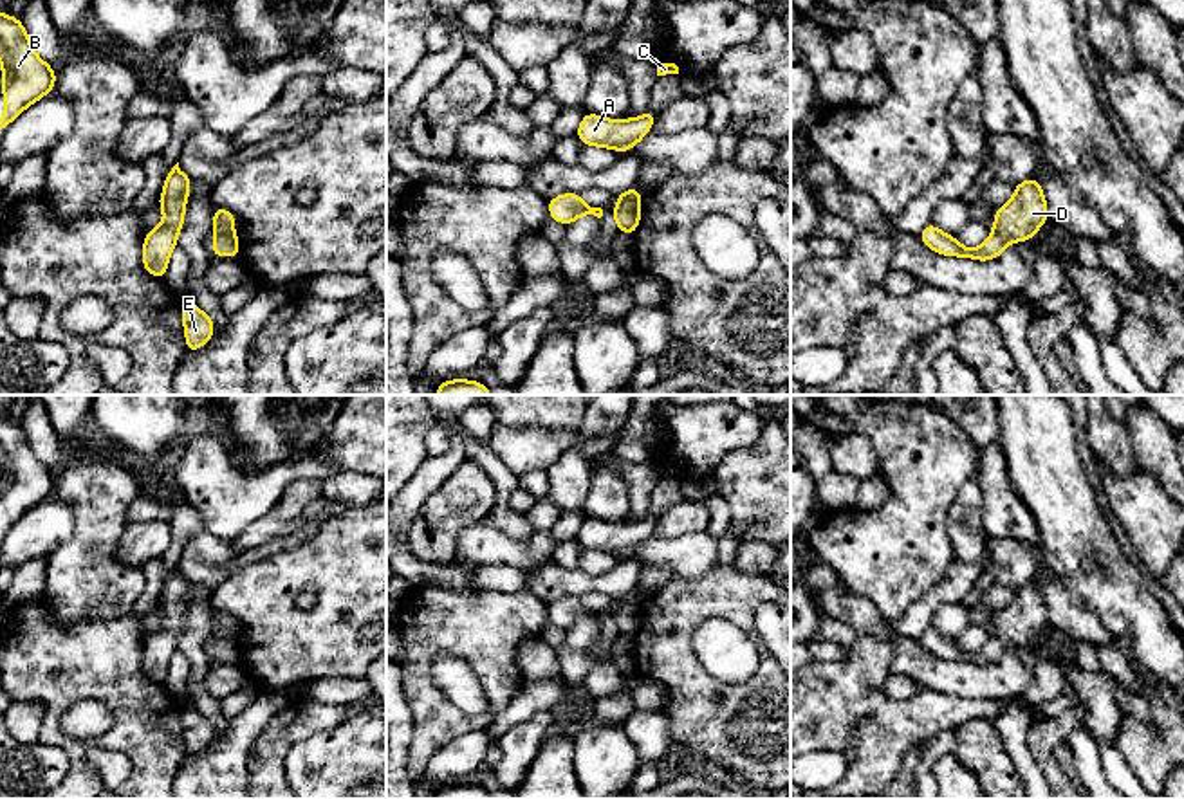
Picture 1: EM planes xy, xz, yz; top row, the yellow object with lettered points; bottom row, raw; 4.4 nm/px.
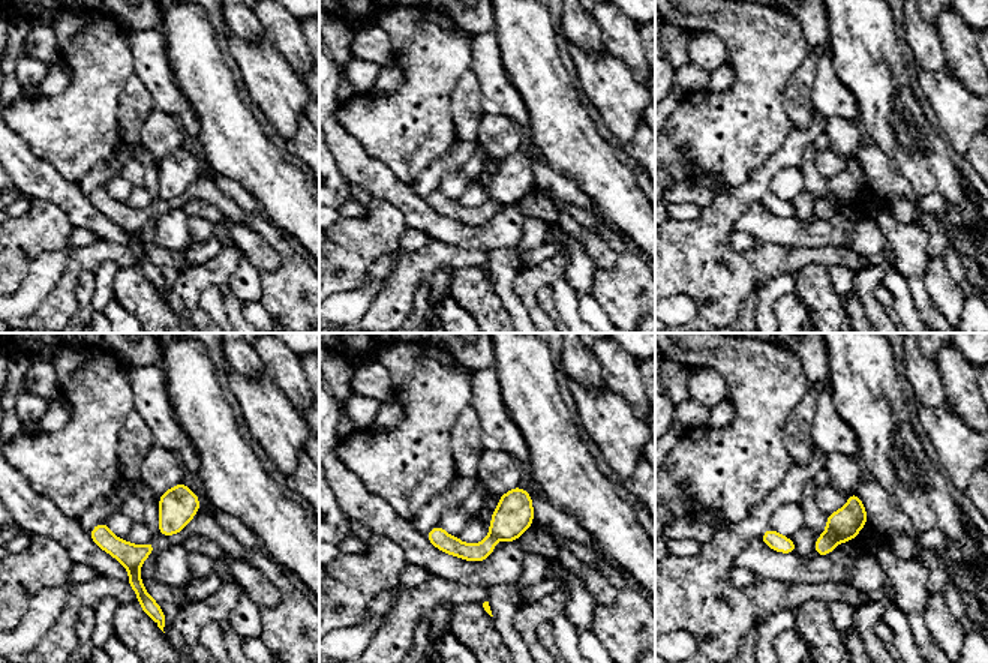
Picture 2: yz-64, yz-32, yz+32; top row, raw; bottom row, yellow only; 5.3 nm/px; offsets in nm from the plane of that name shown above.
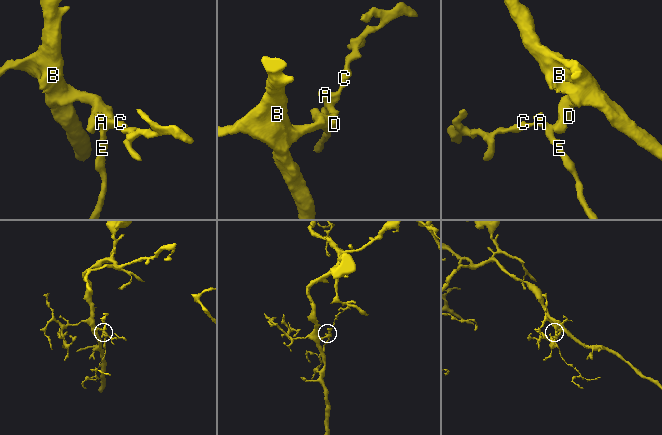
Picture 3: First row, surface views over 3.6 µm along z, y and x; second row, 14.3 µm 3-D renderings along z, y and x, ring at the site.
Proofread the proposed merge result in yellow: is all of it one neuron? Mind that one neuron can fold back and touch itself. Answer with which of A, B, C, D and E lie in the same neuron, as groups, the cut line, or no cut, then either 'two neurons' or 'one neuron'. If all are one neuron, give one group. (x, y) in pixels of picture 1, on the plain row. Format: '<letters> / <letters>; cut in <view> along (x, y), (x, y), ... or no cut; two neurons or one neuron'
A C E / B D; cut in xy along (215, 637), (235, 639); two neurons

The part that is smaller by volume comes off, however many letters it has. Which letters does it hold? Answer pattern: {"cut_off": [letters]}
{"cut_off": ["A", "C", "E"]}

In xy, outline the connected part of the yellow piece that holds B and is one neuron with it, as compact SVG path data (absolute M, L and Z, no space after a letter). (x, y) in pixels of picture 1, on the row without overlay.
M0 417L0 474L4 478L4 523L0 536L32 507L56 492L56 474L31 449L20 422Z

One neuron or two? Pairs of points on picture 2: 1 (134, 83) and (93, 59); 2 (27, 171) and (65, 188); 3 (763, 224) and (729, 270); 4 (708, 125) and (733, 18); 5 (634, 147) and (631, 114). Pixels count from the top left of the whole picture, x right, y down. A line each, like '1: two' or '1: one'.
1: two
2: one
3: two
4: one
5: two

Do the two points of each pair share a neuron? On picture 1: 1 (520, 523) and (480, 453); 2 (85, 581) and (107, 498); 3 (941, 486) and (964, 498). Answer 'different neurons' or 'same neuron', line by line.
1: same neuron
2: same neuron
3: different neurons

